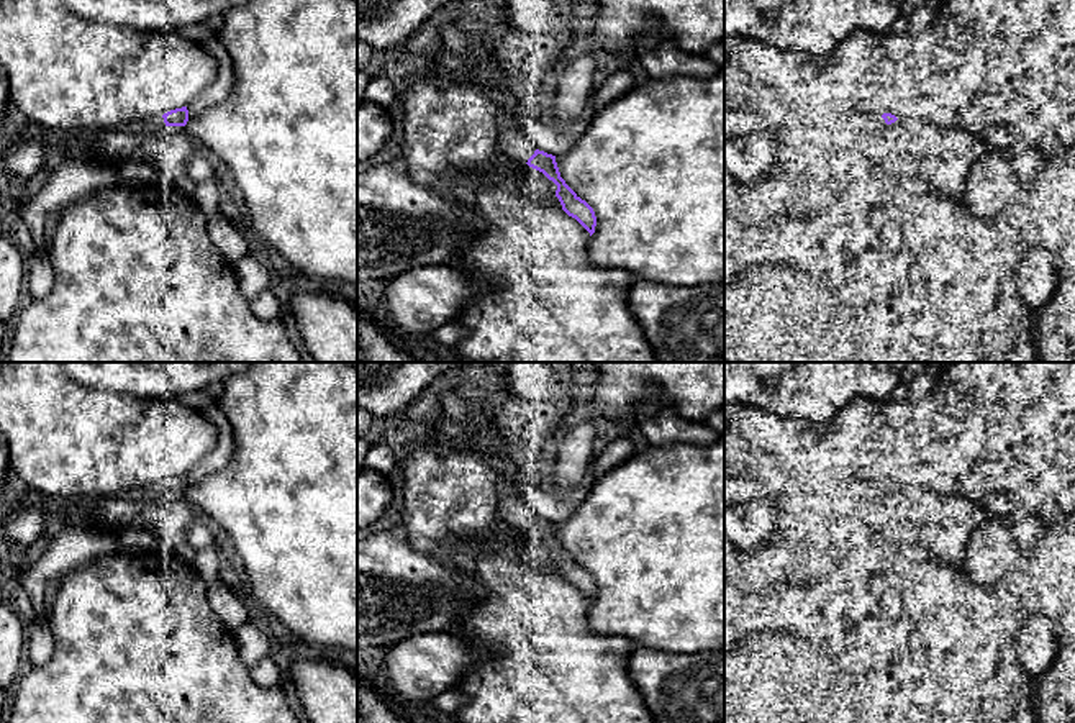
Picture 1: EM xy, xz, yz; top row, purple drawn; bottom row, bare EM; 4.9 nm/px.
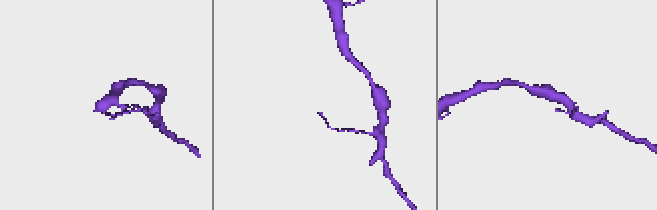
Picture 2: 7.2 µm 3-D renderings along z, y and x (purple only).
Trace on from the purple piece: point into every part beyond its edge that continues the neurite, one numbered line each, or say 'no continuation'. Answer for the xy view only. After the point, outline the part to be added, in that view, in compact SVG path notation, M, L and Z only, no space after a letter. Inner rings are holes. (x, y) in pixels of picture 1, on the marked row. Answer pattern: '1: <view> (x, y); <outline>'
1: xy (153, 123); M162 116L149 118L136 125L143 131L152 131L152 130L161 130L166 126Z

